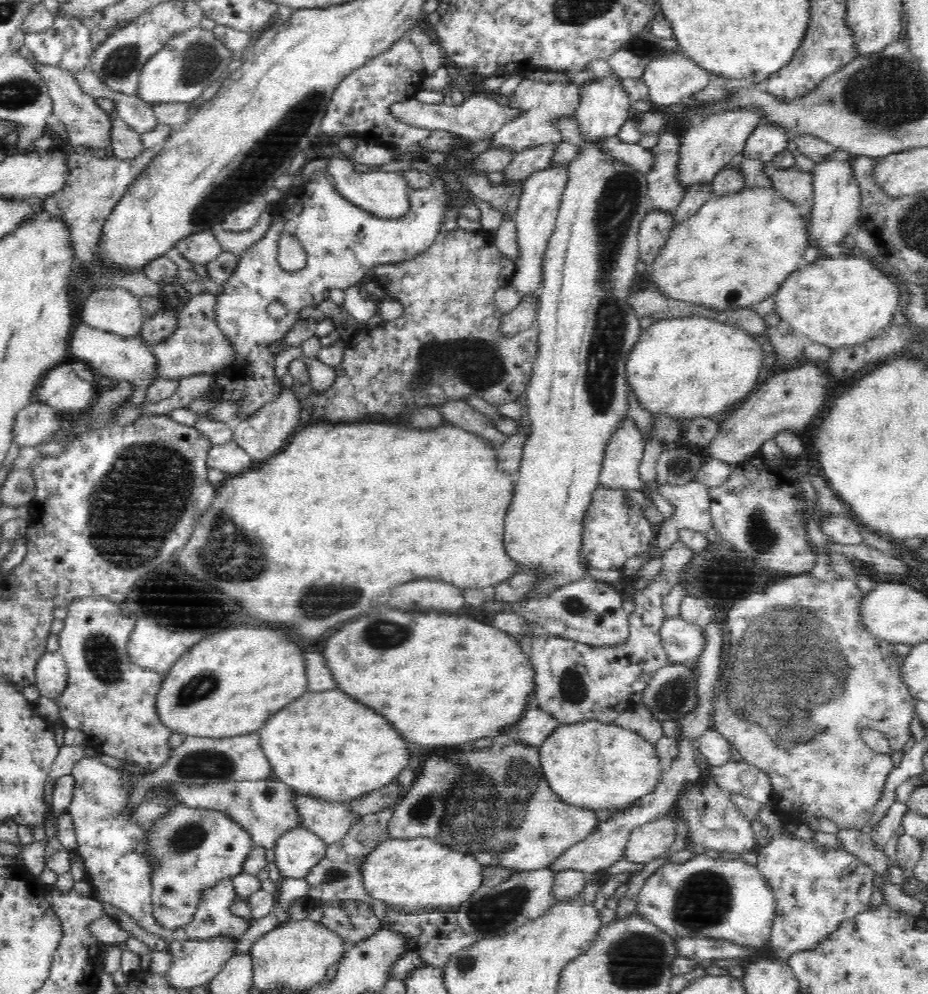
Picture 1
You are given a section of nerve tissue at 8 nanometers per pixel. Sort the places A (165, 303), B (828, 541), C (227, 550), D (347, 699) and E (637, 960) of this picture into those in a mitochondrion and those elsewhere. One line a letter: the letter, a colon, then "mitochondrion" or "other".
A: other
B: other
C: mitochondrion
D: other
E: mitochondrion

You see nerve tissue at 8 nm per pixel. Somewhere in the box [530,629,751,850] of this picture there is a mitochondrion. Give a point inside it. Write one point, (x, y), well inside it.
(671, 696)

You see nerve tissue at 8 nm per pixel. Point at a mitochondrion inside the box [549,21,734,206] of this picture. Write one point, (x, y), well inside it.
(645, 47)

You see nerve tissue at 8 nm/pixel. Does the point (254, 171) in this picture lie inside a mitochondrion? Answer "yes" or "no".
yes

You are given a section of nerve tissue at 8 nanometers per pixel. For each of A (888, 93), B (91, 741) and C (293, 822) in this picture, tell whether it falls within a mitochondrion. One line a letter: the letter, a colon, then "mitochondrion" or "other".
A: mitochondrion
B: other
C: other

